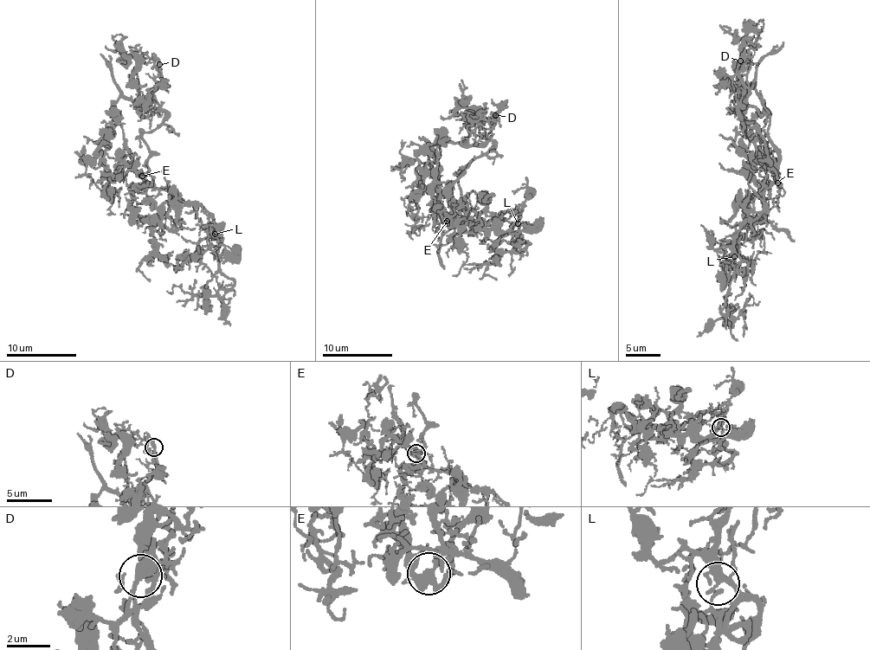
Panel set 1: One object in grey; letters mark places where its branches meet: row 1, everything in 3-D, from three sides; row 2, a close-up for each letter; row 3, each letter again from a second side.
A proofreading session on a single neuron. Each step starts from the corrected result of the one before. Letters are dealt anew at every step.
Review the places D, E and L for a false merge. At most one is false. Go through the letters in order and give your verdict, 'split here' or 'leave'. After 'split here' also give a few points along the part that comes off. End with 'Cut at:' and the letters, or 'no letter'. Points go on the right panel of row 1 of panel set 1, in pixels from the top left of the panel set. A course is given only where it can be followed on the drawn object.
D: leave
E: leave
L: leave
Cut at: no letter

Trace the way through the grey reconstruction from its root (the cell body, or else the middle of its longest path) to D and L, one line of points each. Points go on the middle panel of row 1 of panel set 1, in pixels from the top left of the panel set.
D: (455, 215), (449, 222), (461, 199), (460, 174), (492, 144), (484, 138), (494, 125), (495, 115)
L: (455, 215), (470, 216), (476, 222), (485, 222), (506, 212), (514, 213), (519, 218), (518, 223)

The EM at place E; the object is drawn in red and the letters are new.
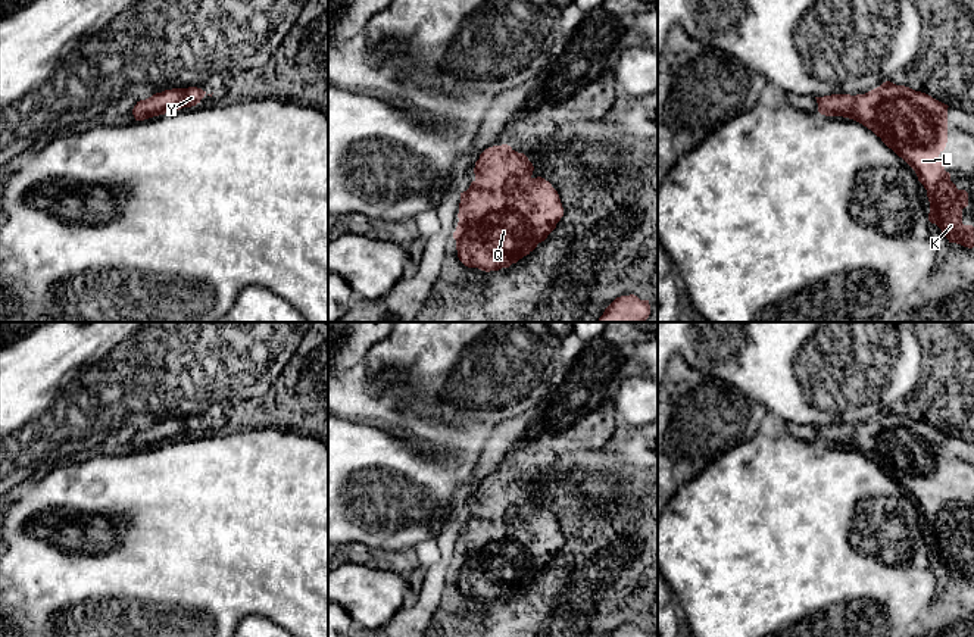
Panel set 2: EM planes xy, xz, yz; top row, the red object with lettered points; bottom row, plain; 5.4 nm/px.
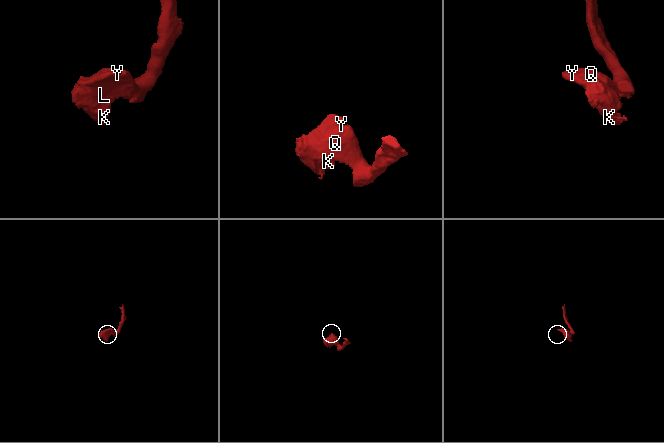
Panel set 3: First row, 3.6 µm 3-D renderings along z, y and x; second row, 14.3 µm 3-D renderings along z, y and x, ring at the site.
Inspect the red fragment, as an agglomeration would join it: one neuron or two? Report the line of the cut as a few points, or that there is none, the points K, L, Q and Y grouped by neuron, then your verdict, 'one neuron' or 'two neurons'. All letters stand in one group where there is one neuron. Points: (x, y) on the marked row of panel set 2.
no cut; K L Q Y; one neuron

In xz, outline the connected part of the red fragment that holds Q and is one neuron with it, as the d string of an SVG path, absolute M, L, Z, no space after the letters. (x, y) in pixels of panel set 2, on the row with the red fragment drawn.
M511 146L486 149L475 162L475 179L461 193L459 222L453 238L459 260L468 268L499 271L530 255L556 228L564 216L558 191L541 177L533 178L534 166Z

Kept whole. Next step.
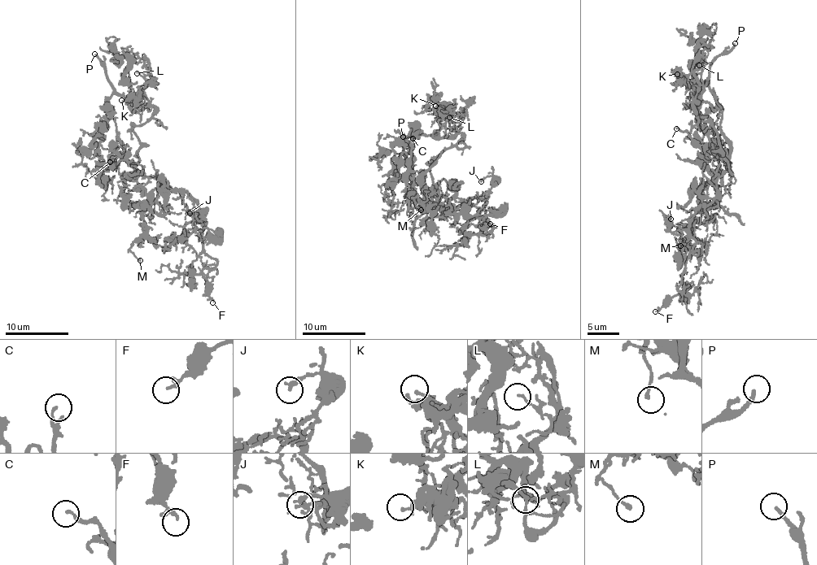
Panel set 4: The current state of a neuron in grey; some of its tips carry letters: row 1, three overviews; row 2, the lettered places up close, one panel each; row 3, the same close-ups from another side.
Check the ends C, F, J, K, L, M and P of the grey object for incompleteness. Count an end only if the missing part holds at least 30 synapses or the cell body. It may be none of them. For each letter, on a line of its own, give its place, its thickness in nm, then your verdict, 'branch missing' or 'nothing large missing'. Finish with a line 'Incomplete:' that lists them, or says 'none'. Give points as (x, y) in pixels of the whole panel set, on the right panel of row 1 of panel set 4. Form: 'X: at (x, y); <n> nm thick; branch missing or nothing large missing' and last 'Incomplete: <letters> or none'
C: at (676, 128); 130 nm thick; nothing large missing
F: at (655, 311); 130 nm thick; nothing large missing
J: at (670, 219); 180 nm thick; nothing large missing
K: at (677, 74); 200 nm thick; nothing large missing
L: at (699, 65); 120 nm thick; nothing large missing
M: at (680, 245); 160 nm thick; nothing large missing
P: at (735, 43); 190 nm thick; branch missing
Incomplete: P

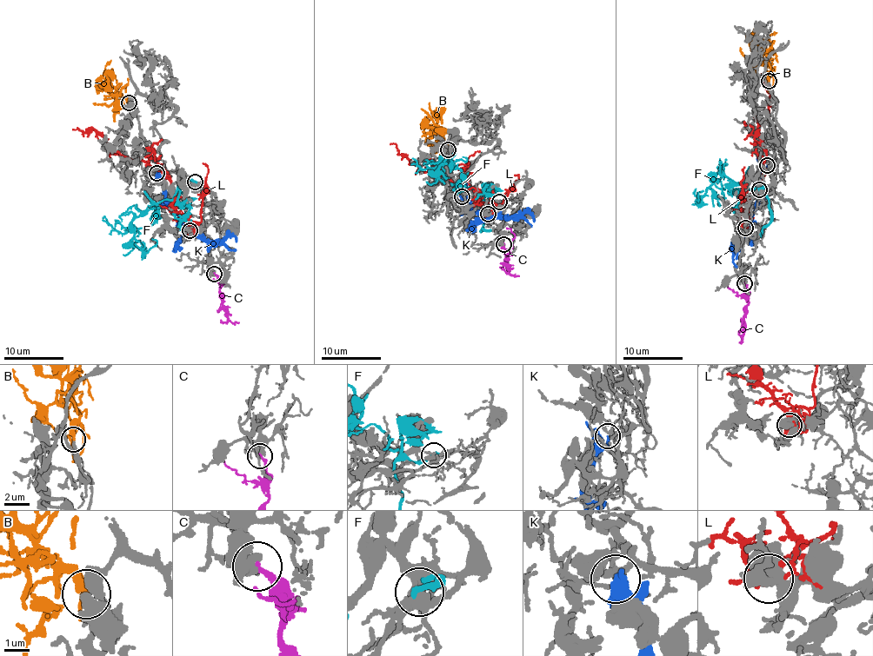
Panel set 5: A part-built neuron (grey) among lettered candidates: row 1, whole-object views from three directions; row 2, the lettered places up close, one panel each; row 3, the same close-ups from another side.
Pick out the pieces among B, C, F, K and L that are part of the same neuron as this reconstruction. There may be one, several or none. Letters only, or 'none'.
B

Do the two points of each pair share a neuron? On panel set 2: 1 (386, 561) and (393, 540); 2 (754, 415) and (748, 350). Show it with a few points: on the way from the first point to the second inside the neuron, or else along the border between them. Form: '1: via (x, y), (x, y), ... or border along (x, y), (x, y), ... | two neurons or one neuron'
1: border along (355, 540), (390, 550), (412, 547) | two neurons
2: border along (723, 381), (736, 386), (768, 411) | two neurons

